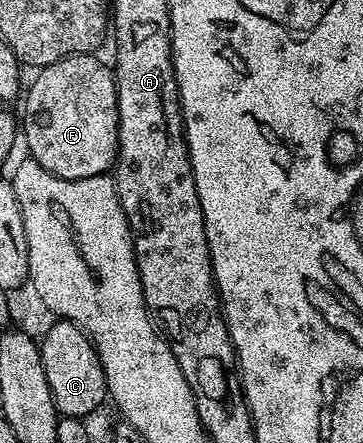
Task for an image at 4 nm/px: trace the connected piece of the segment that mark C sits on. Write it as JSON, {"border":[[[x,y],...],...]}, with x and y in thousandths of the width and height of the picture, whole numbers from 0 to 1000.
{"border":[[[160,720],[110,767],[116,822],[143,878],[143,905],[163,939],[185,937],[234,948],[281,907],[295,907],[298,885],[281,817],[248,758],[187,720]]]}

